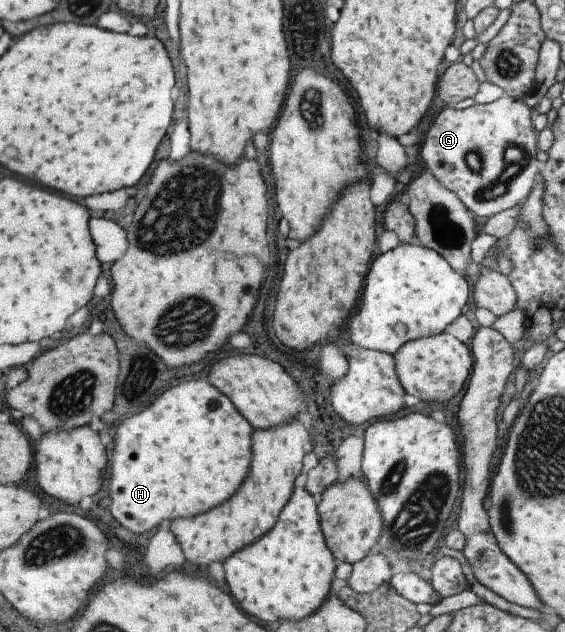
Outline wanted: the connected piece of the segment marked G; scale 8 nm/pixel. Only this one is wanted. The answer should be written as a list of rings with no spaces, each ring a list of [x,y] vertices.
[[[507,96],[499,97],[490,103],[475,103],[466,109],[446,108],[438,114],[432,127],[428,130],[421,155],[426,166],[430,168],[430,172],[438,177],[448,189],[455,191],[459,195],[459,198],[467,205],[467,208],[470,208],[479,220],[489,219],[490,216],[515,206],[517,202],[521,202],[528,195],[531,186],[533,186],[533,180],[537,176],[537,162],[535,162],[535,150],[537,148],[535,148],[535,132],[531,128],[531,118],[532,112],[523,99],[514,99]]]

